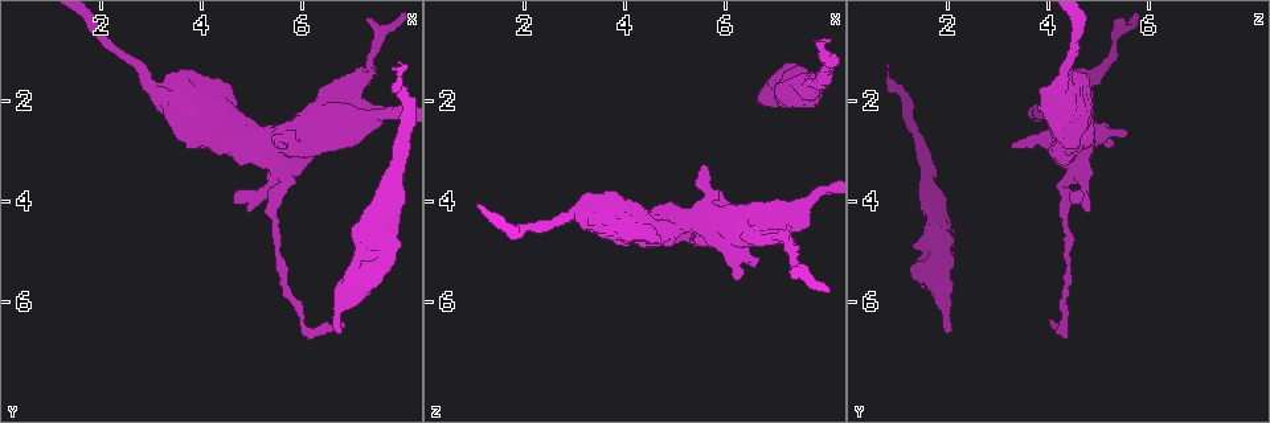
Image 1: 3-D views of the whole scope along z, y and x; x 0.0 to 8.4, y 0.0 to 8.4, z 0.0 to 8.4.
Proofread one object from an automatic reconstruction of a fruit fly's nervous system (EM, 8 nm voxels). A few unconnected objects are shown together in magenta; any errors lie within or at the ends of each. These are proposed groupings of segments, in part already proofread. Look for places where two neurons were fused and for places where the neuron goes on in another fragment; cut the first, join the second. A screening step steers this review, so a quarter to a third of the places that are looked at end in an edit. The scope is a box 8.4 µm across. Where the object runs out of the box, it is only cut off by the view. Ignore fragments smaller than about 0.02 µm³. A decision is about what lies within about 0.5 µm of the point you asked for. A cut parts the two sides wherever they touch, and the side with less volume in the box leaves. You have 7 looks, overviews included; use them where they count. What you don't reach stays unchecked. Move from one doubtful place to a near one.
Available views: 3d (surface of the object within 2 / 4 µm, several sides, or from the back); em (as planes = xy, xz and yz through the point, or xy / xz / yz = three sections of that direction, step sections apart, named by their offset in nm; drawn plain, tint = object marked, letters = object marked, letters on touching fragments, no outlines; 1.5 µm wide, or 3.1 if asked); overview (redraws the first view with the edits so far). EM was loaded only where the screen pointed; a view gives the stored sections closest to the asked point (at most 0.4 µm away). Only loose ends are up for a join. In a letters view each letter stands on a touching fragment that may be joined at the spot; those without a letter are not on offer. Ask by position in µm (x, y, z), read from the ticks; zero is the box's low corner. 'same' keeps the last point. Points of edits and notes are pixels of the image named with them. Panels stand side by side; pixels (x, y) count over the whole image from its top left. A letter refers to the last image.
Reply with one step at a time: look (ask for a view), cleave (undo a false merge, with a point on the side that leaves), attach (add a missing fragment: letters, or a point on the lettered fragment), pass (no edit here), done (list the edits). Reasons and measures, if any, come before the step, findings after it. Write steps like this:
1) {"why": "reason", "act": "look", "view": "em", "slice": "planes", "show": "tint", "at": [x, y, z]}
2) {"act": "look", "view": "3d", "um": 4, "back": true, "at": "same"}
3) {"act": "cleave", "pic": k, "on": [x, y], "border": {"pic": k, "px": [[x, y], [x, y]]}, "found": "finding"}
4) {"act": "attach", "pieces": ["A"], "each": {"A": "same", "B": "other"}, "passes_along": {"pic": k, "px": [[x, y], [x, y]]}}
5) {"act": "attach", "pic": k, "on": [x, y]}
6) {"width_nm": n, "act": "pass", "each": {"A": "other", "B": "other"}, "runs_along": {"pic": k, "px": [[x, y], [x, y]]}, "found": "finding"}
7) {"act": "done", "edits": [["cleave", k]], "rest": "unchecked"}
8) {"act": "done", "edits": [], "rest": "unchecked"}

{"why": "an open end", "act": "look", "view": "em", "slice": "planes", "show": "letters", "at": [6.25, 2.70, 5.50]}

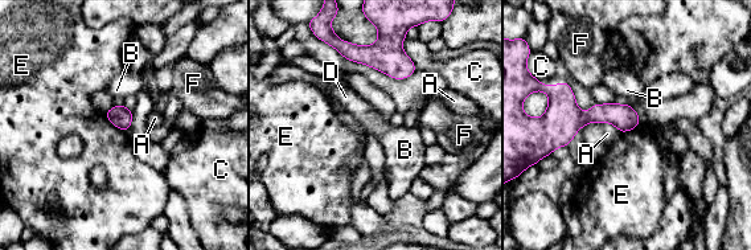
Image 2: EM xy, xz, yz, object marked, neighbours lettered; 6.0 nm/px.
{"act": "pass", "each": {"A": "other", "B": "other", "C": "other", "D": "other", "E": "other", "F": "other"}, "border": {"pic": 2, "px": [[103, 114], [126, 132]]}, "found": "no lettered fragment goes on from it"}

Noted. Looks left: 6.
{"why": "sudden change in width", "act": "look", "view": "3d", "um": 4, "at": [3.30, 1.90, 4.35]}

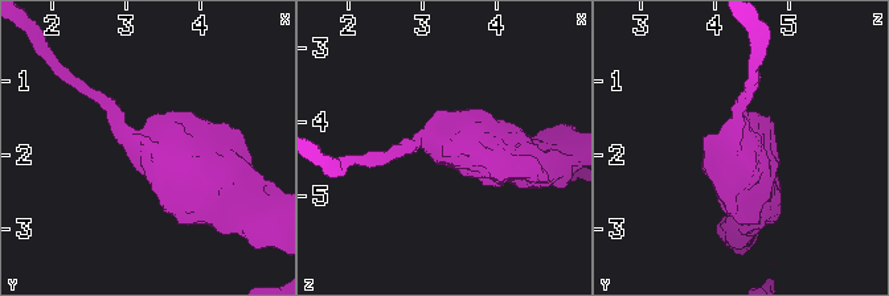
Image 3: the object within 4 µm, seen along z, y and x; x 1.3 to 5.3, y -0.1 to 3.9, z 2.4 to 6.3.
{"act": "look", "view": "em", "slice": "xz", "step": 4, "show": "letters", "at": [3.30, 1.90, 4.30]}

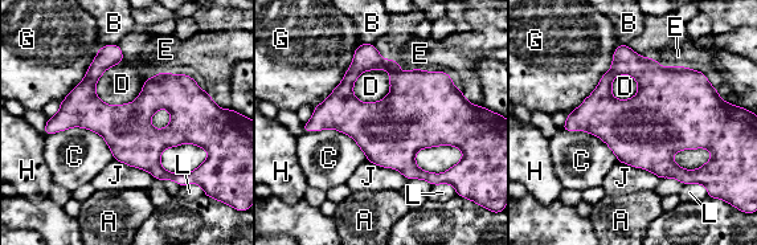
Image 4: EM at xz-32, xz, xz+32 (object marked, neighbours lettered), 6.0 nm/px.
{"act": "pass", "each": {"A": "other", "B": "other", "C": "other", "D": "other", "E": "other", "G": "other", "H": "other", "J": "other", "L": "other"}, "border": {"pic": 4, "px": [[164, 70], [130, 102], [94, 92]]}, "found": "all the same neuron"}

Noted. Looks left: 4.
{"why": "stops while still wide", "act": "look", "view": "em", "slice": "xz", "step": 8, "show": "letters", "at": [6.85, 6.60, 2.00]}

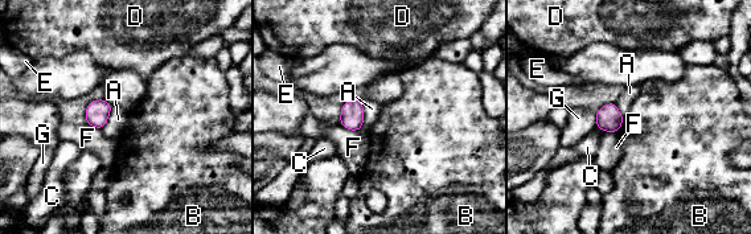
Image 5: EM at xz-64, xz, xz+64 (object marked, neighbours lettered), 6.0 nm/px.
{"longest_contact_nm": ["A", 190], "act": "pass", "each": {"A": "other", "B": "other", "C": "other", "D": "other", "E": "other", "F": "other", "G": "other"}, "found": "none of them fits"}

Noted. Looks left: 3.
{"act": "done", "edits": [], "rest": "unchecked"}

